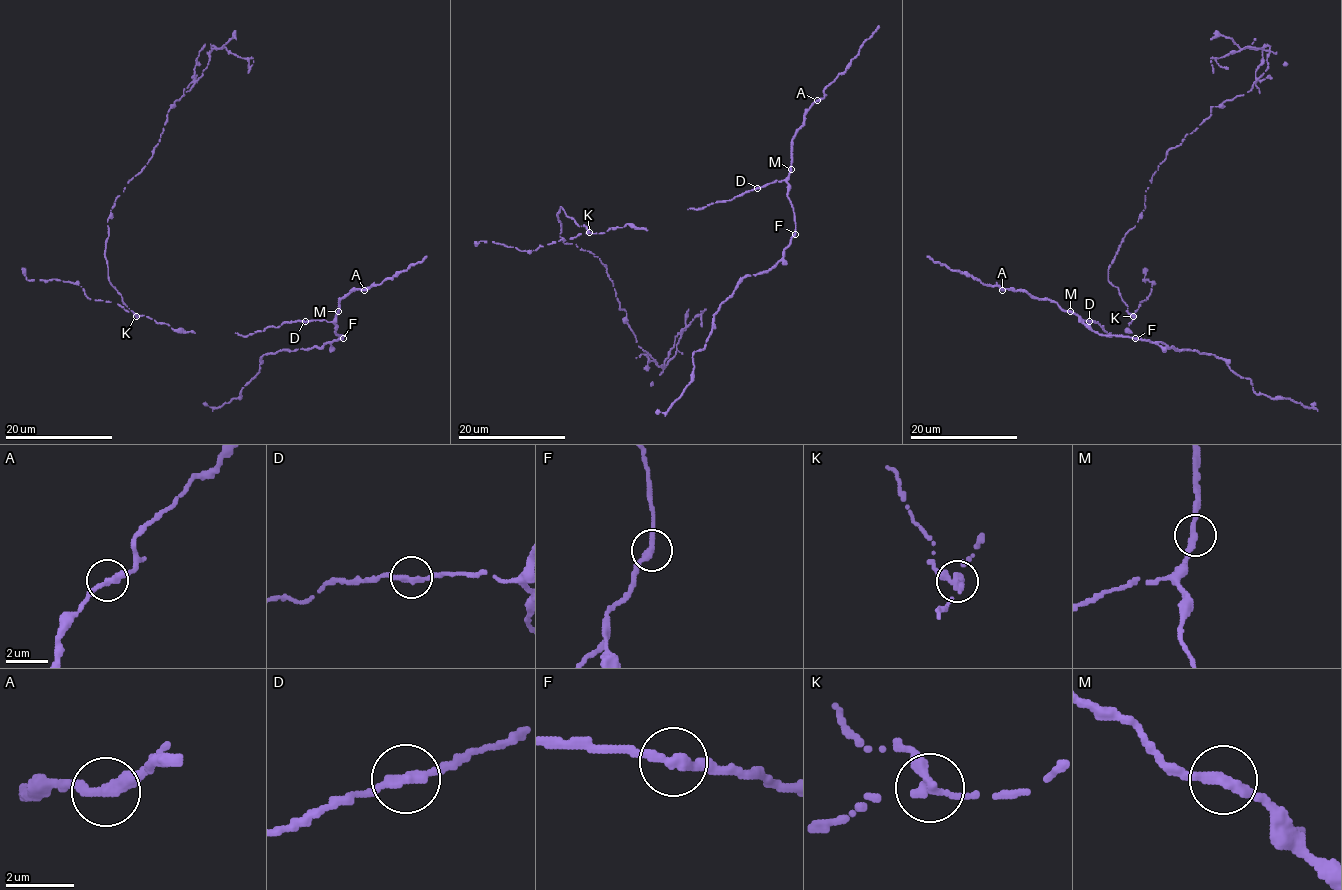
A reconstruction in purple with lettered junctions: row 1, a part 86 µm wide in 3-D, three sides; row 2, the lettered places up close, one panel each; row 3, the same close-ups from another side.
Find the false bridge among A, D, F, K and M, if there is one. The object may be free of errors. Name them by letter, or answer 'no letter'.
K

